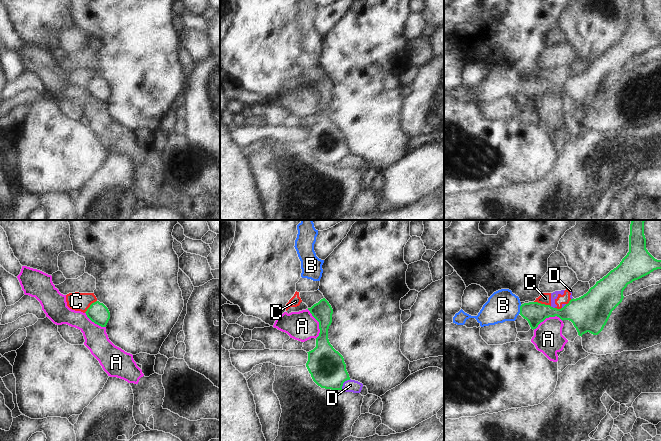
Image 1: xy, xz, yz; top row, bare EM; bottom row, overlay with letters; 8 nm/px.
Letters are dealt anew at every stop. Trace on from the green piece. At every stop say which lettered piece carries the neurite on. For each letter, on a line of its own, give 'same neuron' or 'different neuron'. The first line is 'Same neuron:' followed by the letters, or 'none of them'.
Same neuron: B
A: different neuron
B: same neuron
C: different neuron
D: different neuron

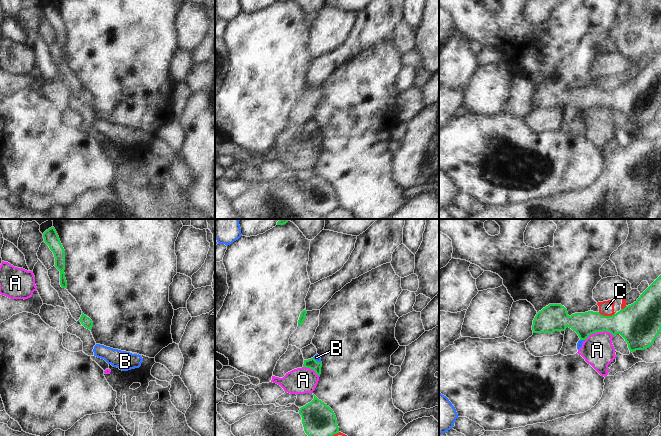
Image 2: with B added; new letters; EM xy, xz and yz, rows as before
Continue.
Same neuron: none of them
A: different neuron
B: different neuron
C: different neuron

